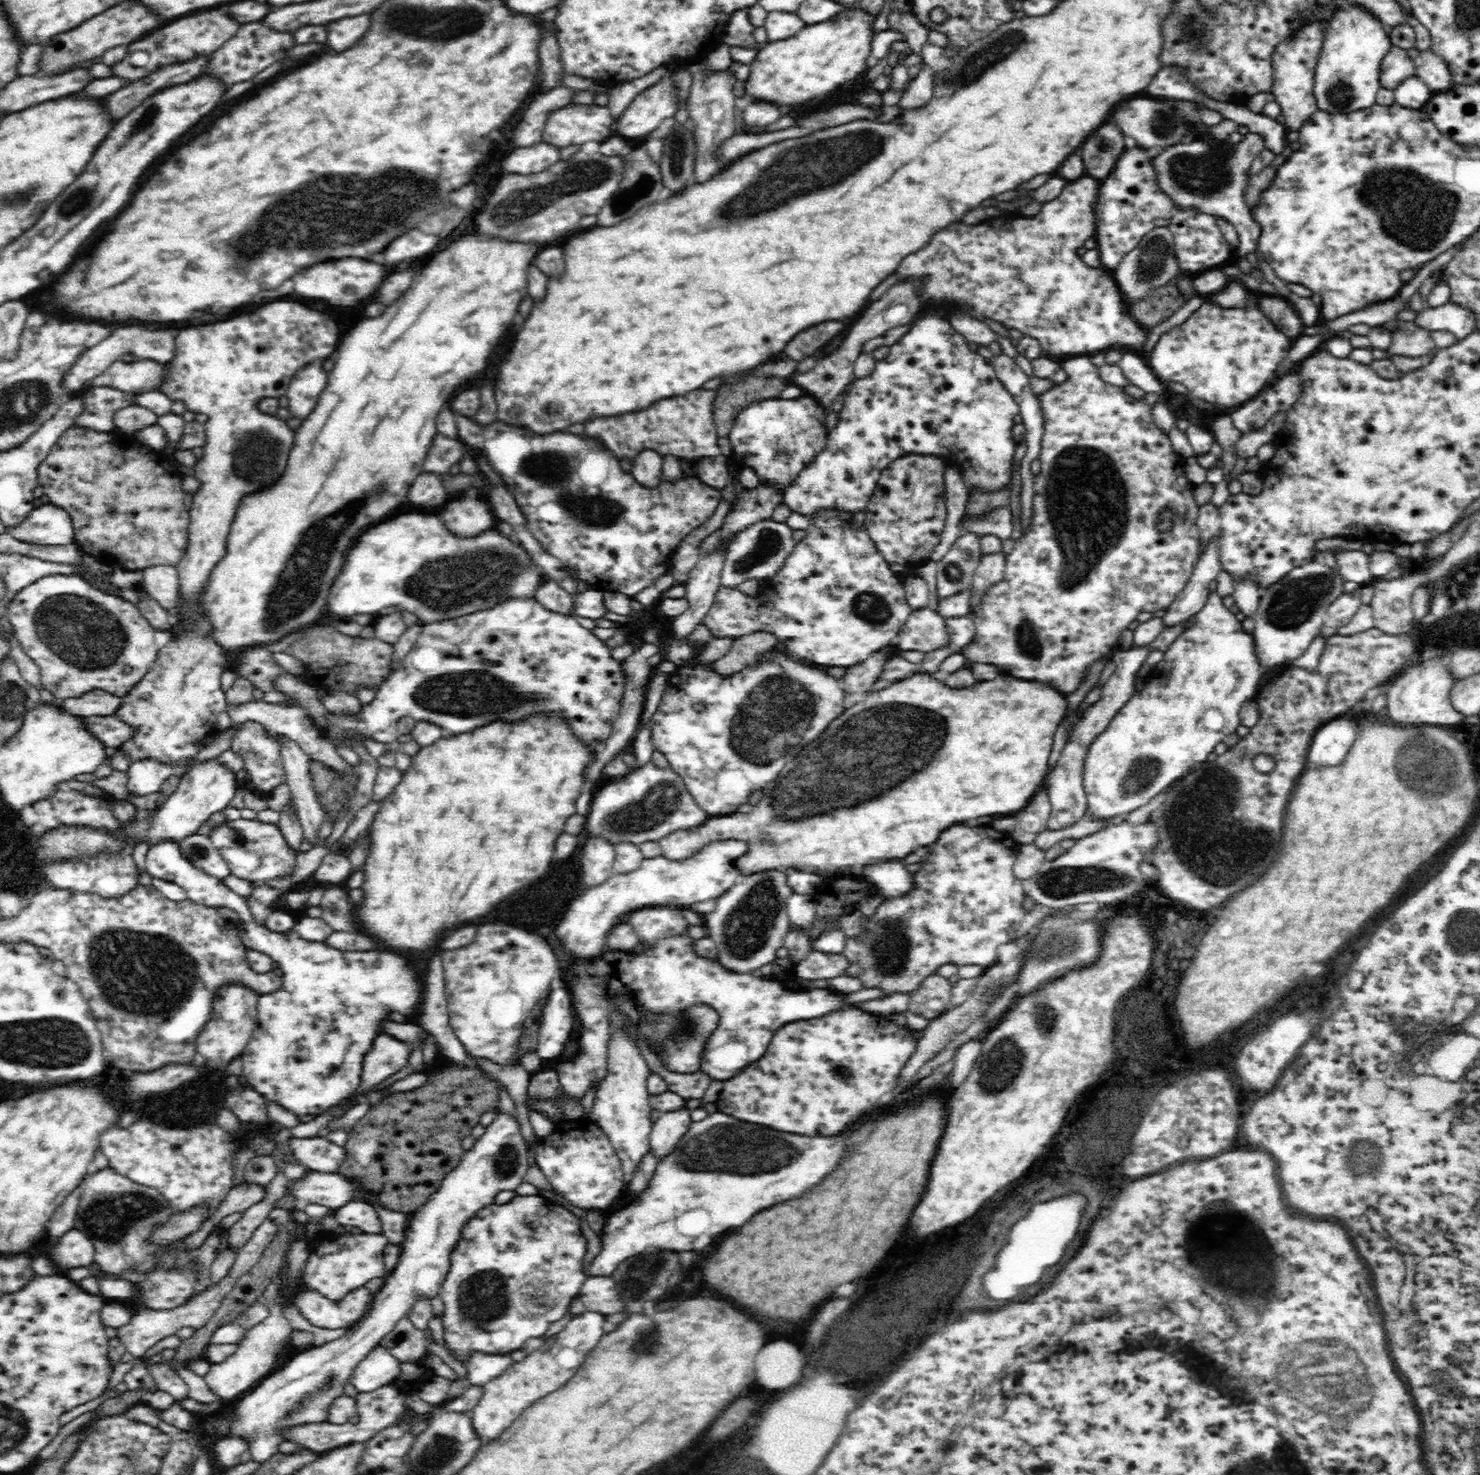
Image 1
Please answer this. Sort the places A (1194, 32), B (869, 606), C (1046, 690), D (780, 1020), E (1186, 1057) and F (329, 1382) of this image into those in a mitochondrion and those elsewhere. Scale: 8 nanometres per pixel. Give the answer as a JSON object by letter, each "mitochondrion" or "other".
{"A":"mitochondrion","B":"mitochondrion","C":"other","D":"other","E":"other","F":"mitochondrion"}

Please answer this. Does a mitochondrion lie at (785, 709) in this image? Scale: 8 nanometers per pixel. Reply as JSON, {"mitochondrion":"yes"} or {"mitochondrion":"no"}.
{"mitochondrion":"yes"}

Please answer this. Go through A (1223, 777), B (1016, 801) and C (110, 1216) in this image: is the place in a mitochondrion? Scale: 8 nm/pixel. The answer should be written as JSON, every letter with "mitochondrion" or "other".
{"A":"mitochondrion","B":"other","C":"mitochondrion"}

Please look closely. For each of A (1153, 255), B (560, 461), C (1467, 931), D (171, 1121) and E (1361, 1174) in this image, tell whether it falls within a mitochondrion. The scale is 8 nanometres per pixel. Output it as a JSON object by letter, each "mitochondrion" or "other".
{"A":"mitochondrion","B":"mitochondrion","C":"mitochondrion","D":"other","E":"mitochondrion"}

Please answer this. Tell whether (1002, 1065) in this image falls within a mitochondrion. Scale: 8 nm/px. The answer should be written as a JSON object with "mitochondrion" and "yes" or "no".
{"mitochondrion":"yes"}

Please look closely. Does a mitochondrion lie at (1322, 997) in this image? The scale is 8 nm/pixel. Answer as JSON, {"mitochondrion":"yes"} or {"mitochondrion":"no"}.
{"mitochondrion":"no"}

